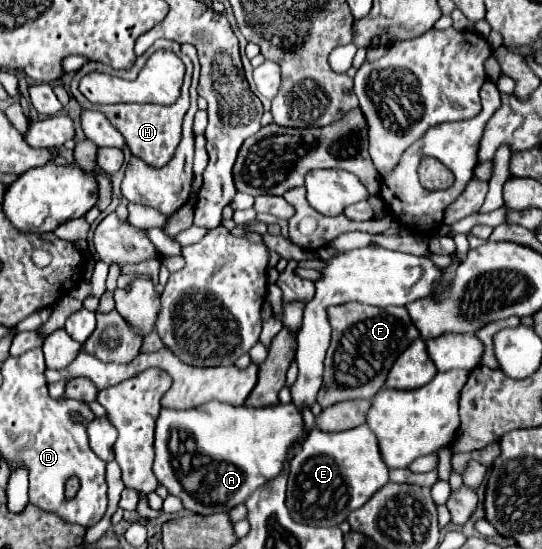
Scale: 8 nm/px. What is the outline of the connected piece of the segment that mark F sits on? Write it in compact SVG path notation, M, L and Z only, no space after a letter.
M347 302L331 306L327 314L333 328L333 338L325 358L323 386L317 394L317 402L321 404L321 408L329 408L343 400L373 398L385 386L387 374L397 356L415 338L419 338L419 330L411 322L407 308L375 308L359 302Z

